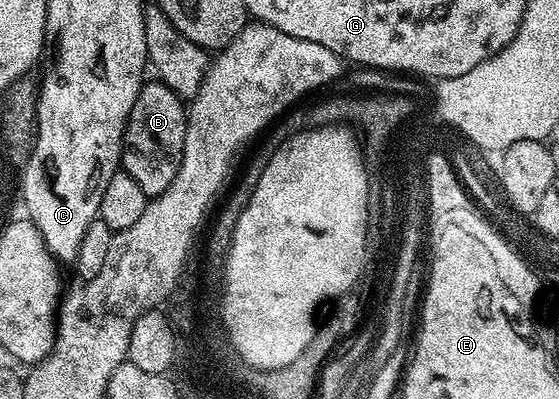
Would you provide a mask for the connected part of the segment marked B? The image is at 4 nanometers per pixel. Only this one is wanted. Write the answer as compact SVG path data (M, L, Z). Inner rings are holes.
M159 79L141 85L138 99L134 99L130 119L124 128L124 149L120 153L120 164L123 172L128 173L130 179L138 183L138 187L142 187L149 199L162 195L162 191L174 183L180 170L189 118L189 114L184 113L184 105L182 98Z

